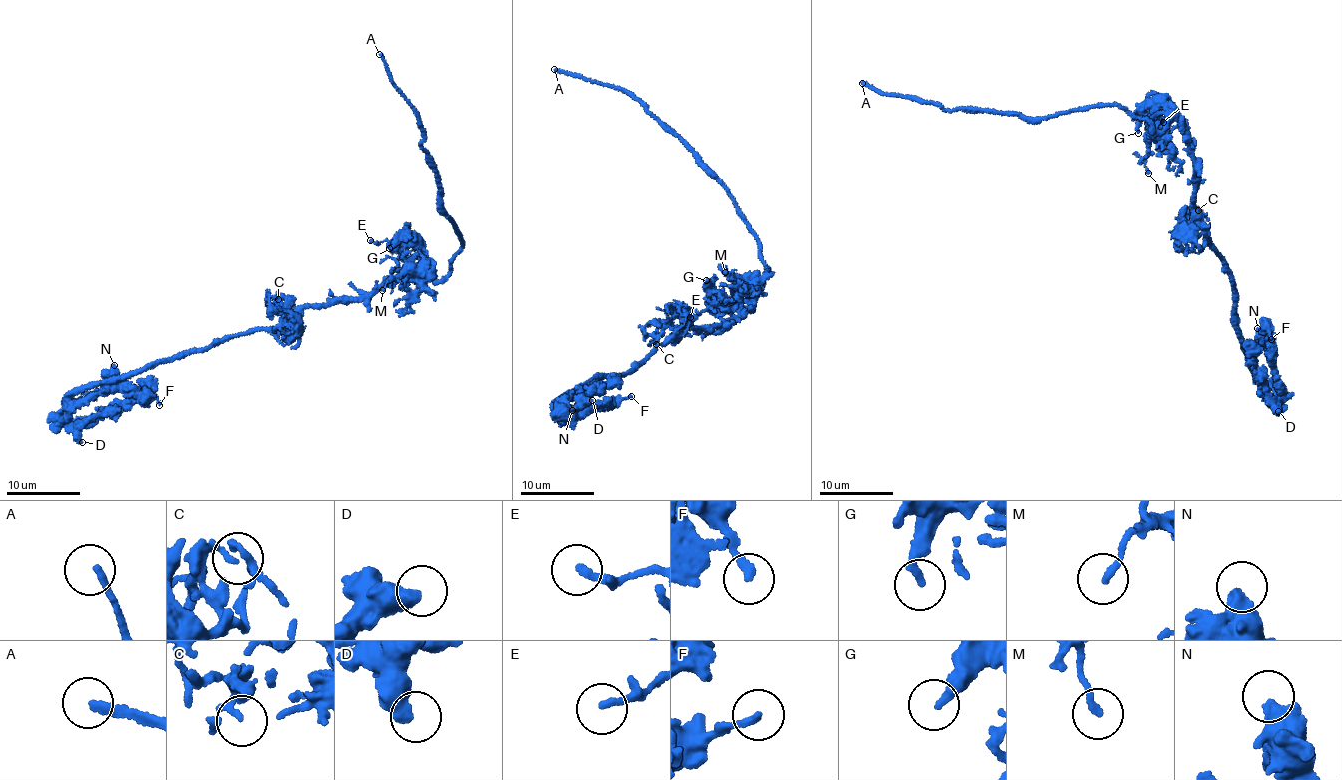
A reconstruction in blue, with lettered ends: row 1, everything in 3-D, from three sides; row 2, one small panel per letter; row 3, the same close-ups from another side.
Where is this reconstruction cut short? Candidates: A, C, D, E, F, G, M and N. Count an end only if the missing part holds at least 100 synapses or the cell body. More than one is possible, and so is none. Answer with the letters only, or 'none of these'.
A

